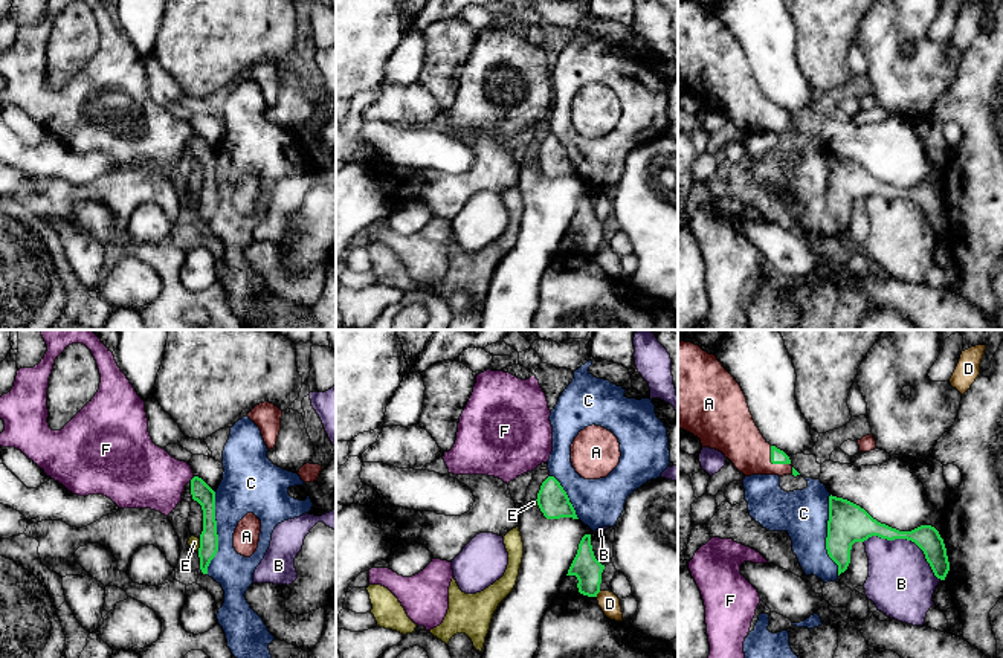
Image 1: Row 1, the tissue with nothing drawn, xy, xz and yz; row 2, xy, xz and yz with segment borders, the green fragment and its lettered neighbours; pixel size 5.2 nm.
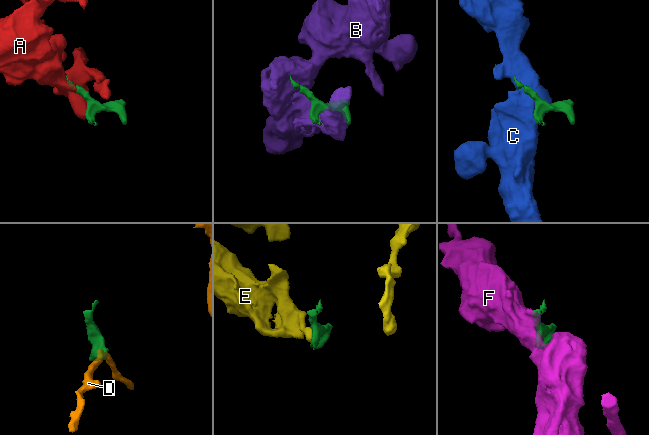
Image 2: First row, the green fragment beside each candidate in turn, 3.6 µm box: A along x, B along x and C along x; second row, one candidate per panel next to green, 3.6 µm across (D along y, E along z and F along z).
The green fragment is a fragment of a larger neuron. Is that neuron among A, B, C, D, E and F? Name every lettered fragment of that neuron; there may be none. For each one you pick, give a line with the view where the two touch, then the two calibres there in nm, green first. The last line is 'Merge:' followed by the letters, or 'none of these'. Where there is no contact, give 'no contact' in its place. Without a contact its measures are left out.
A: yz | 80/240 nm
Merge: A

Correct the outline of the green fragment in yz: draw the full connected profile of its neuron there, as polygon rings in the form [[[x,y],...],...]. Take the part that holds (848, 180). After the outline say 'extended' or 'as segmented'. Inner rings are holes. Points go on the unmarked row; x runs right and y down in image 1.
[[[829,154],[826,208],[829,215],[838,223],[838,234],[850,221],[852,203],[872,194],[887,198],[907,197],[914,200],[924,209],[934,234],[945,238],[950,220],[943,197],[934,185],[921,183],[911,189],[899,189],[878,180],[859,163],[843,156]]] | as segmented

